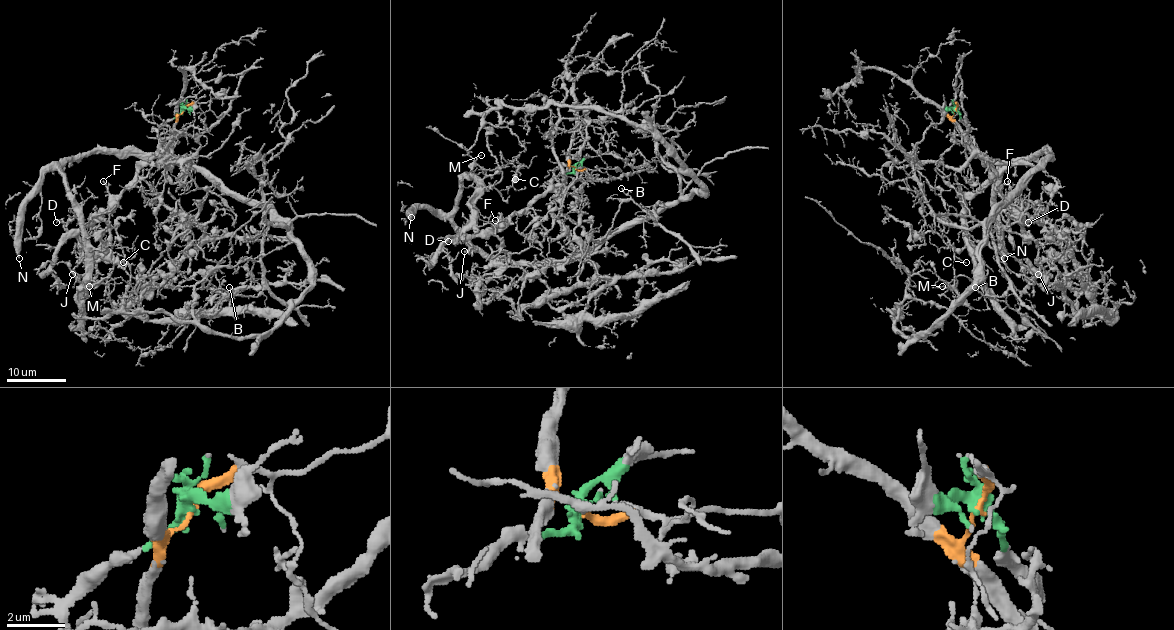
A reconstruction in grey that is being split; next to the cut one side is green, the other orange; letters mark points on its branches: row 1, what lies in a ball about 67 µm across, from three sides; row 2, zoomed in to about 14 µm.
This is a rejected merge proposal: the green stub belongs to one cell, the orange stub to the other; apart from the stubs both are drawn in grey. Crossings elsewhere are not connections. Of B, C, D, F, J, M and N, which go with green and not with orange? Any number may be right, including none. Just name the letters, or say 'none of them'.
D, F, J

